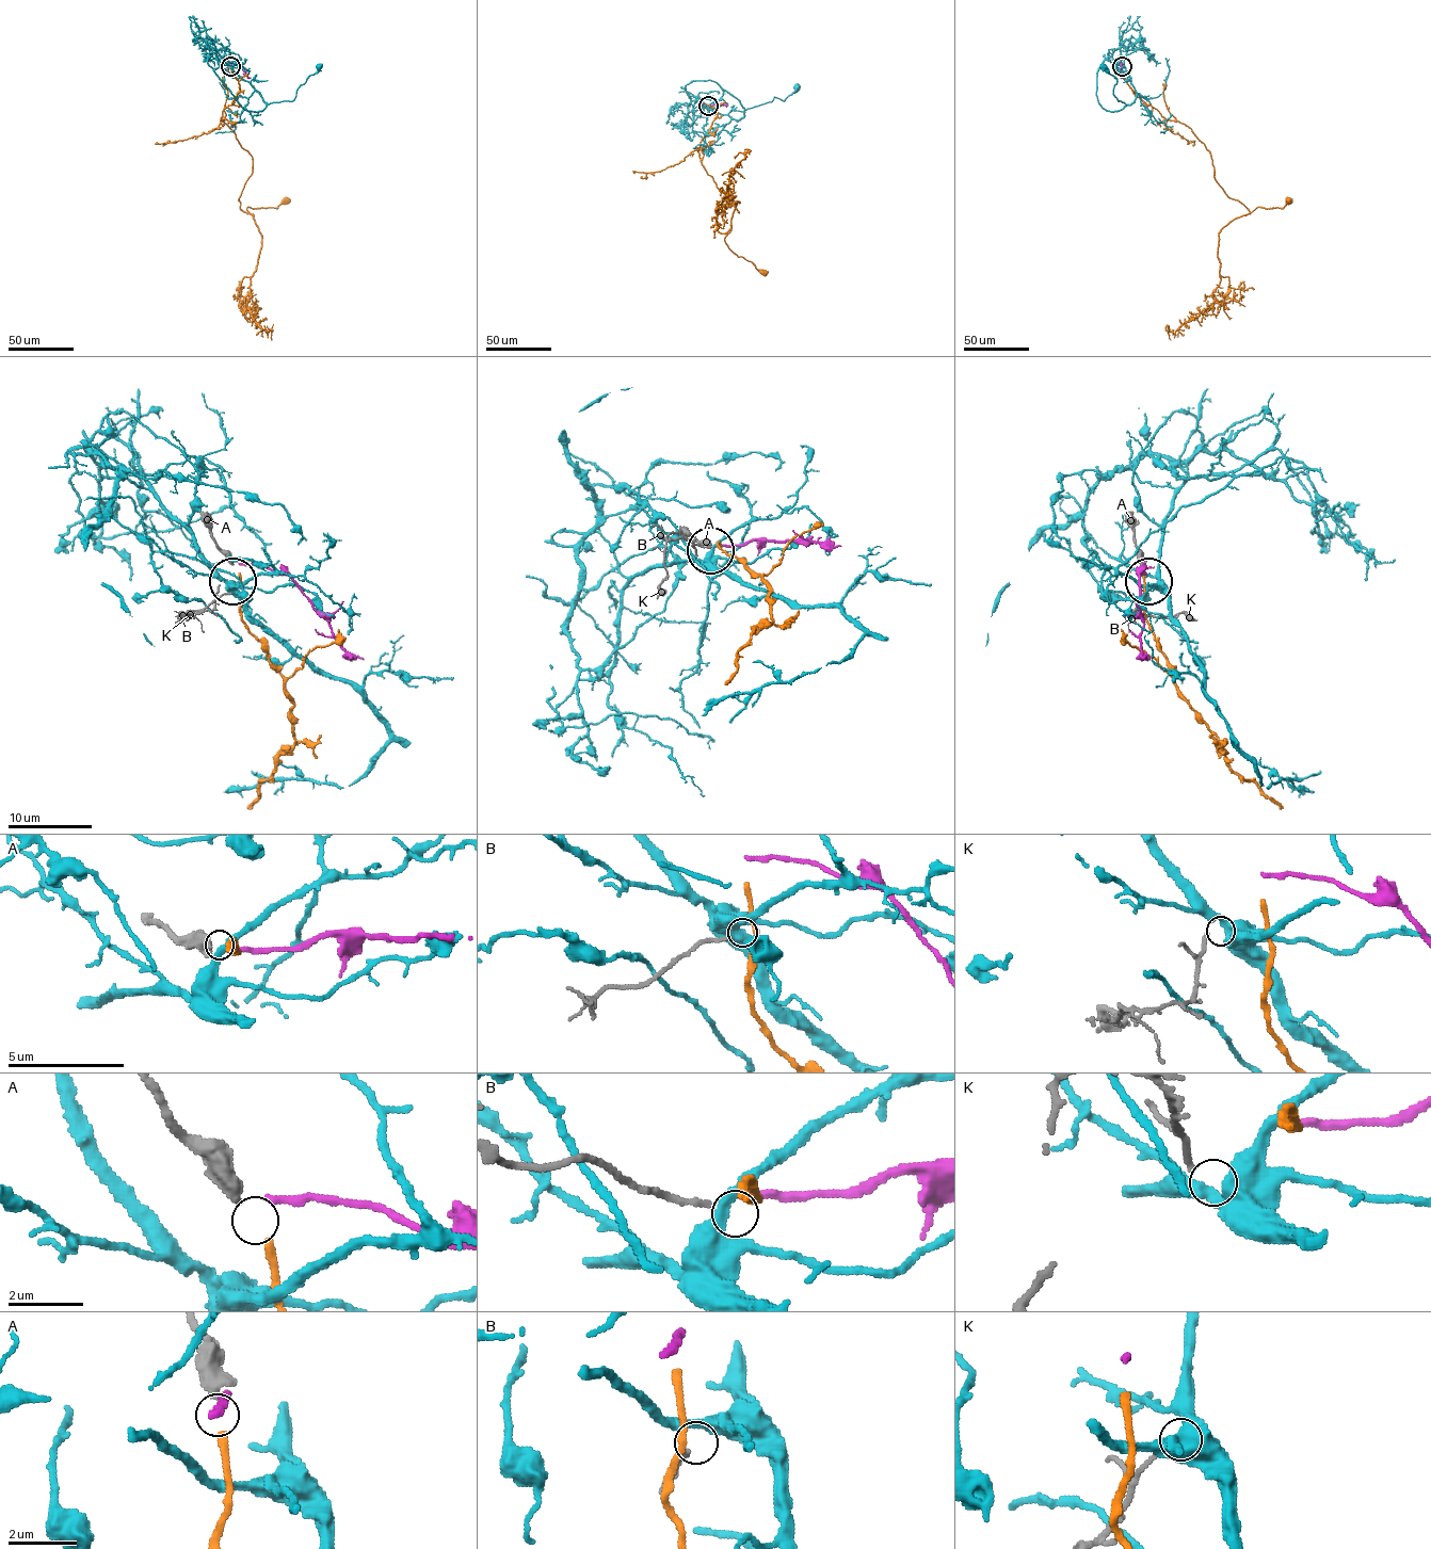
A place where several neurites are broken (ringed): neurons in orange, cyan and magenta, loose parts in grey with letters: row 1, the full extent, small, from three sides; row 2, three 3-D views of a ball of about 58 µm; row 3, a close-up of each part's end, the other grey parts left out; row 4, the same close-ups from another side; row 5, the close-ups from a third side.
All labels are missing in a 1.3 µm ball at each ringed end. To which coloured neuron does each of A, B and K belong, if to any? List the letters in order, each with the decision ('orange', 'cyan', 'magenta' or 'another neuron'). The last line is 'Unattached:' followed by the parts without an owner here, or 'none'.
A: orange
B: another neuron
K: cyan
Unattached: B

